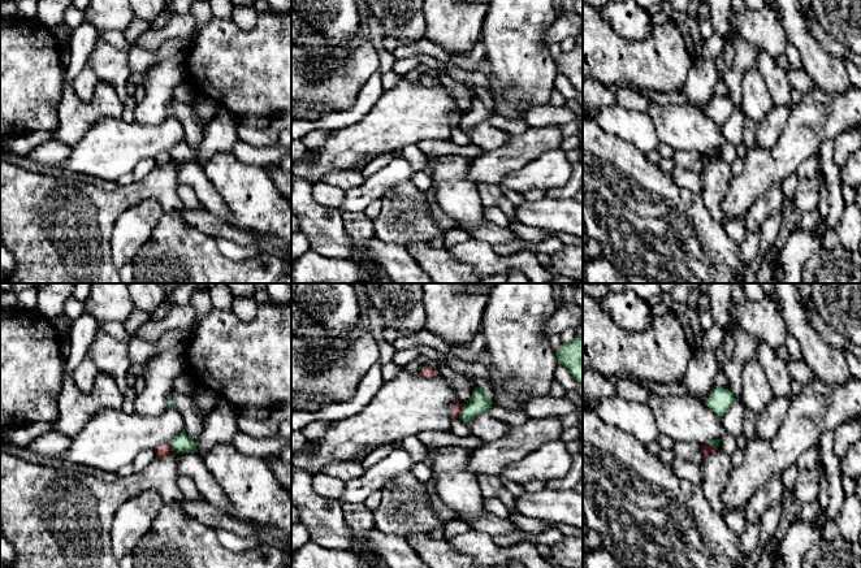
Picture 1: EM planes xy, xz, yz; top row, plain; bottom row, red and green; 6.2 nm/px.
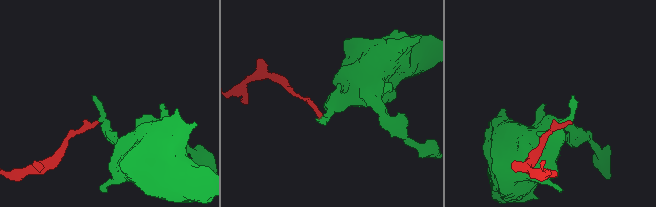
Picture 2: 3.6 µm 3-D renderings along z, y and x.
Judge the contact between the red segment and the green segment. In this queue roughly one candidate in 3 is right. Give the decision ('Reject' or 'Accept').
Reject

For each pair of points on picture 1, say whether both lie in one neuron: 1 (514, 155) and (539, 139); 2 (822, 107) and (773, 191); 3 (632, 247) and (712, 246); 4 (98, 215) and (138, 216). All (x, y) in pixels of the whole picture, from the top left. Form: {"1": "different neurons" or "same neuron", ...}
{"1": "same neuron", "2": "different neurons", "3": "same neuron", "4": "different neurons"}

